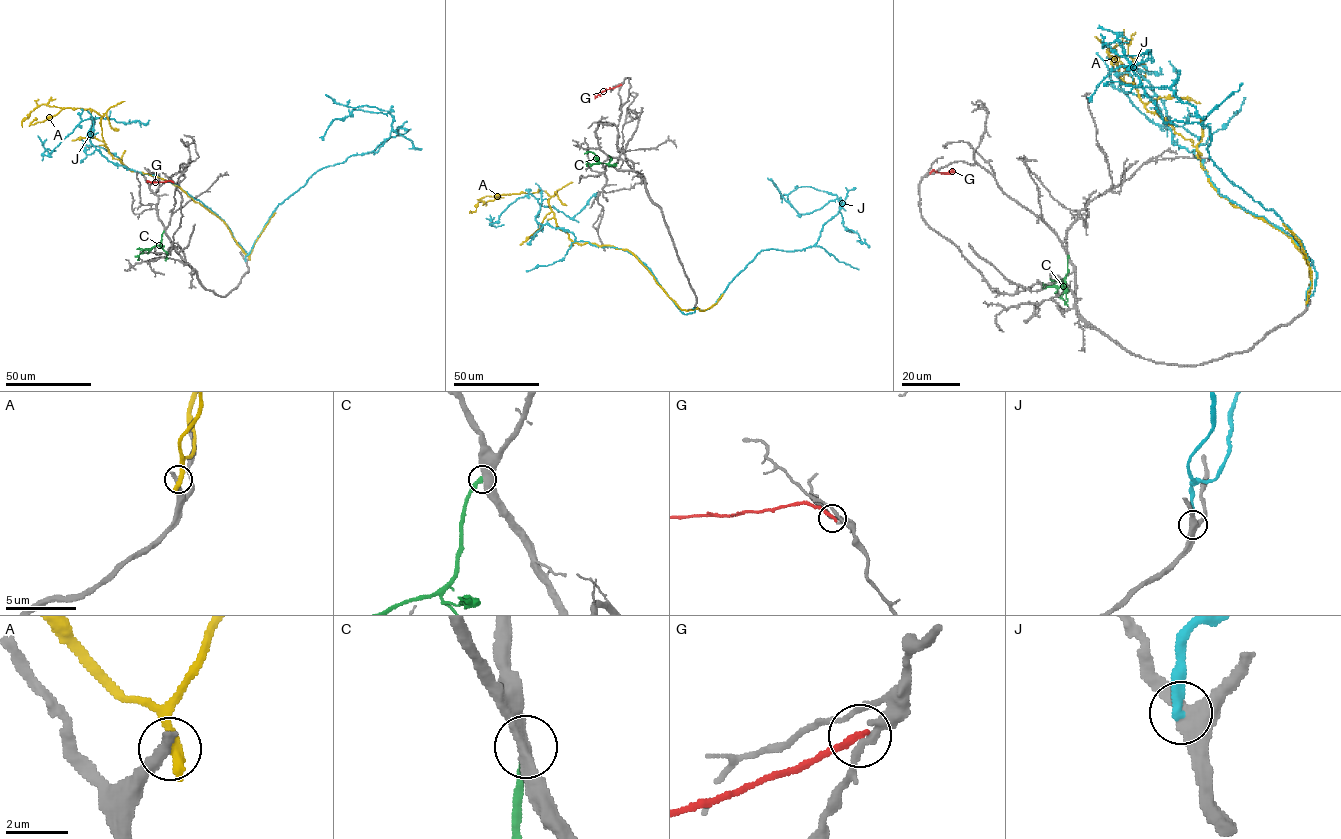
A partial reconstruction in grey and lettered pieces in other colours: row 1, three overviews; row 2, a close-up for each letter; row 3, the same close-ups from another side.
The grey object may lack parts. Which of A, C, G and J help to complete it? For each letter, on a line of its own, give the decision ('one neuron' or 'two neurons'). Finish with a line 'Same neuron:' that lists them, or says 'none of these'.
A: two neurons
C: two neurons
G: two neurons
J: two neurons
Same neuron: none of these

